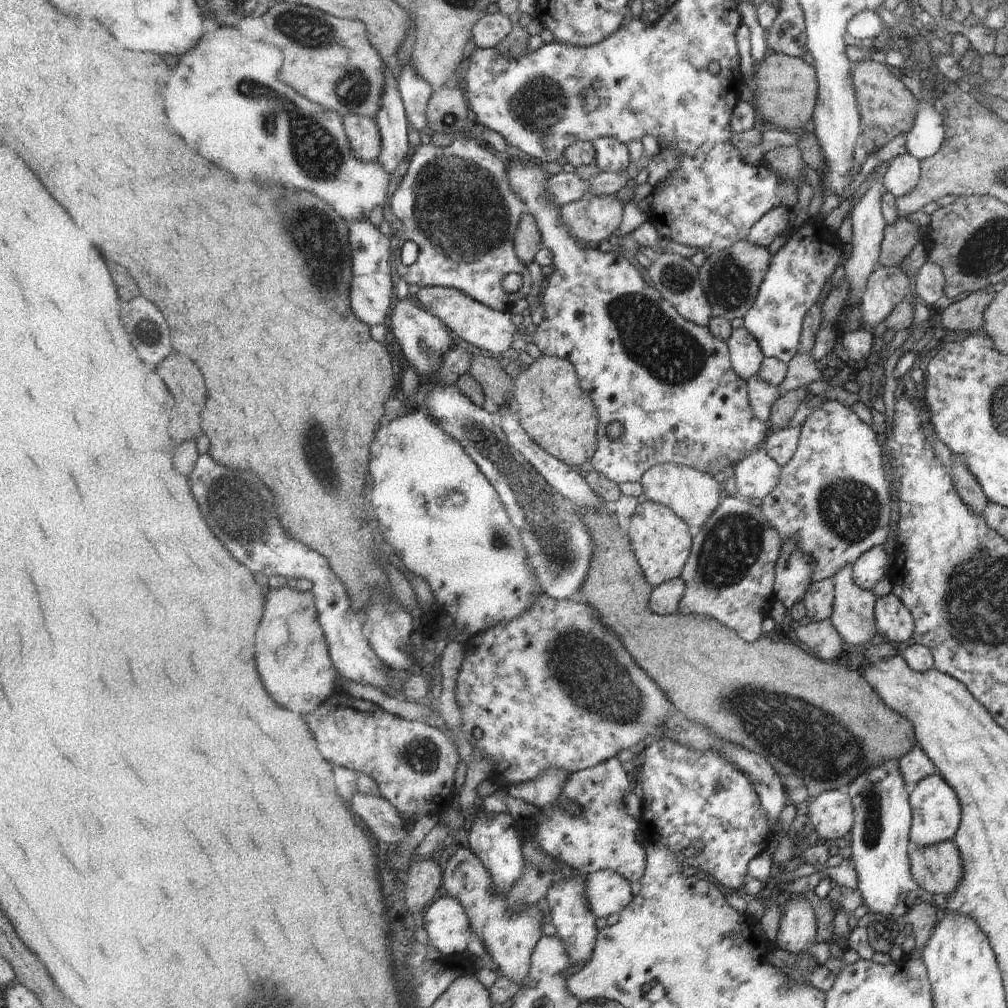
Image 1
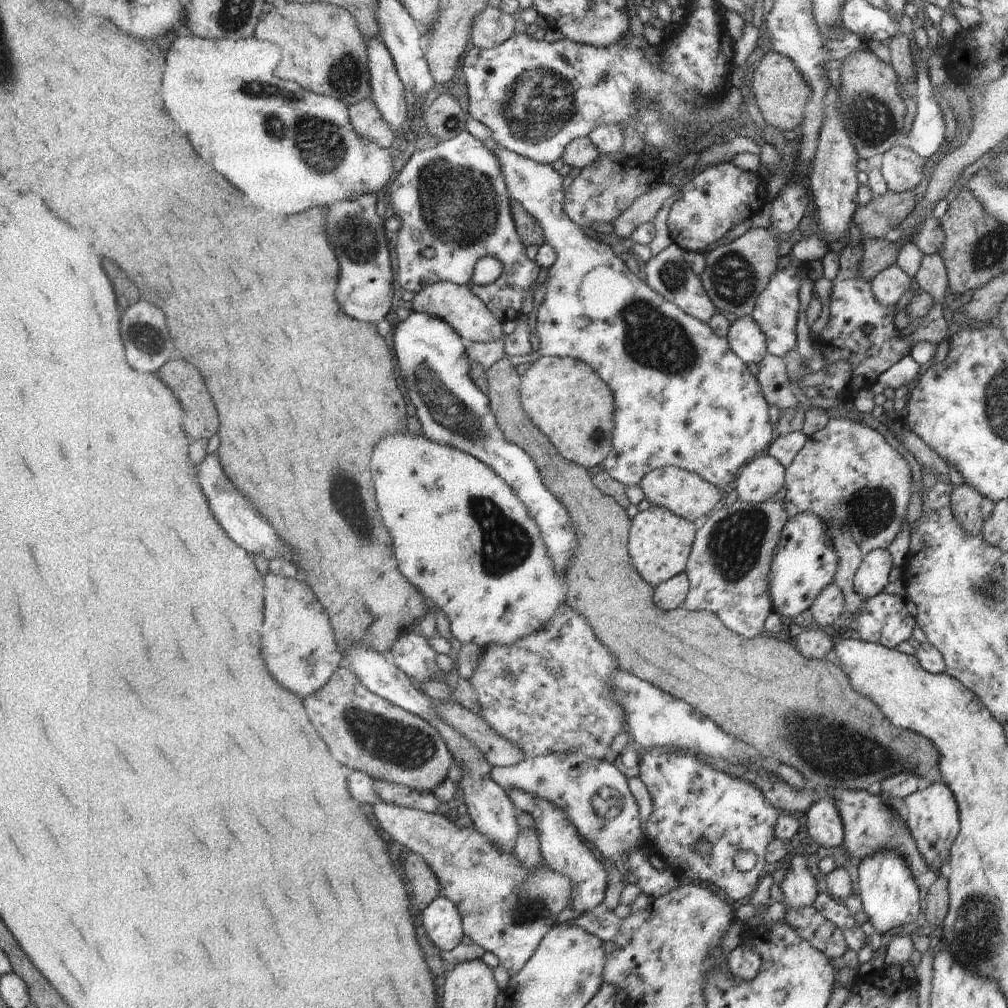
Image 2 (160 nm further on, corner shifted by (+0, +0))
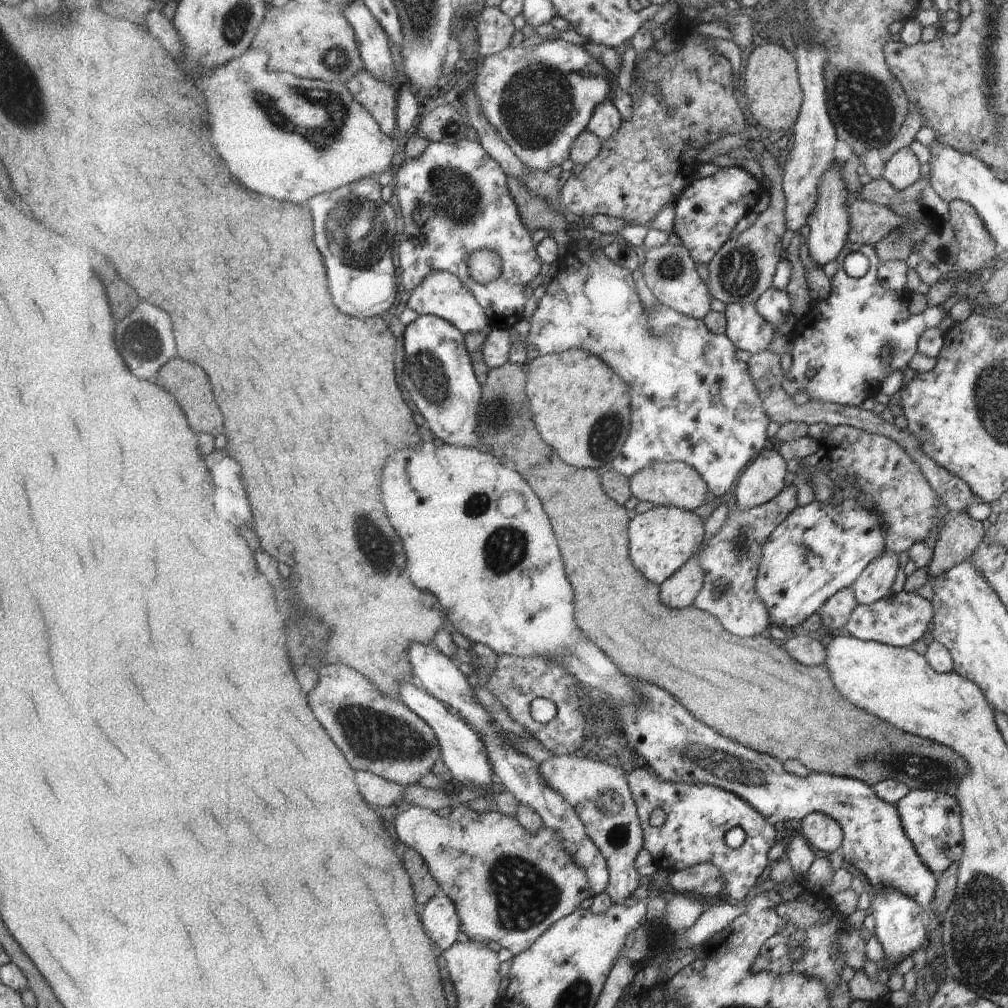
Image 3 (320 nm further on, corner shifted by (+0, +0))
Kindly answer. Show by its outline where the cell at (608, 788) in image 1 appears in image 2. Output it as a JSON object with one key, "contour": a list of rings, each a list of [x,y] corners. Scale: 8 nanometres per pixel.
{"contour":[[[641,848],[629,852],[627,866],[630,872],[637,877],[637,885],[640,886],[641,891],[649,897],[661,898],[669,894],[673,888],[677,888],[683,880],[669,868],[665,871],[655,870],[649,863],[649,858],[643,856]]]}

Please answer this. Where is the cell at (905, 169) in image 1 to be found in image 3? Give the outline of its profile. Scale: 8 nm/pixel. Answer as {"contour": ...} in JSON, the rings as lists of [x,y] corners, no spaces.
{"contour":[[[903,147],[884,163],[881,176],[894,189],[903,190],[919,178],[919,166],[911,149]]]}

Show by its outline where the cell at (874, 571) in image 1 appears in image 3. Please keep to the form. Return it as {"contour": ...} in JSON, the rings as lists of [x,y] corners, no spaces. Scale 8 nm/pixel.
{"contour":[[[888,548],[869,564],[853,584],[860,605],[870,605],[889,592],[897,572],[897,556]]]}

